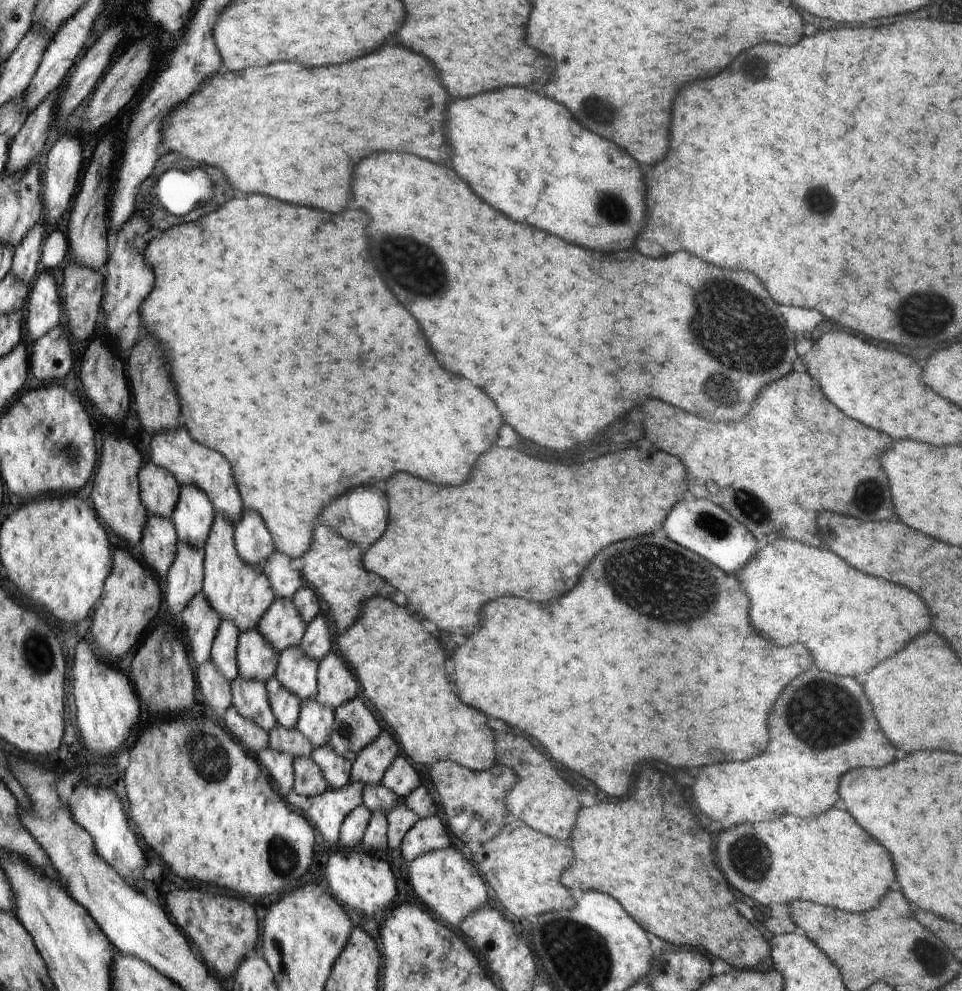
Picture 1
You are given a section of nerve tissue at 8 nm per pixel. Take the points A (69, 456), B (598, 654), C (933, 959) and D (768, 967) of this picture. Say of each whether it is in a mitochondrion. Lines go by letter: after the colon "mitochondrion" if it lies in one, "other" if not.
A: mitochondrion
B: other
C: mitochondrion
D: other

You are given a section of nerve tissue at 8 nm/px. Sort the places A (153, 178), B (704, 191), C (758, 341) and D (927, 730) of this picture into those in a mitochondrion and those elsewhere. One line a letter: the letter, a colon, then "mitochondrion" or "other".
A: other
B: other
C: mitochondrion
D: other

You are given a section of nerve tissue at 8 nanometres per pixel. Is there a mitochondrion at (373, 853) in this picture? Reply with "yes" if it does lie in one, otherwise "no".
no

